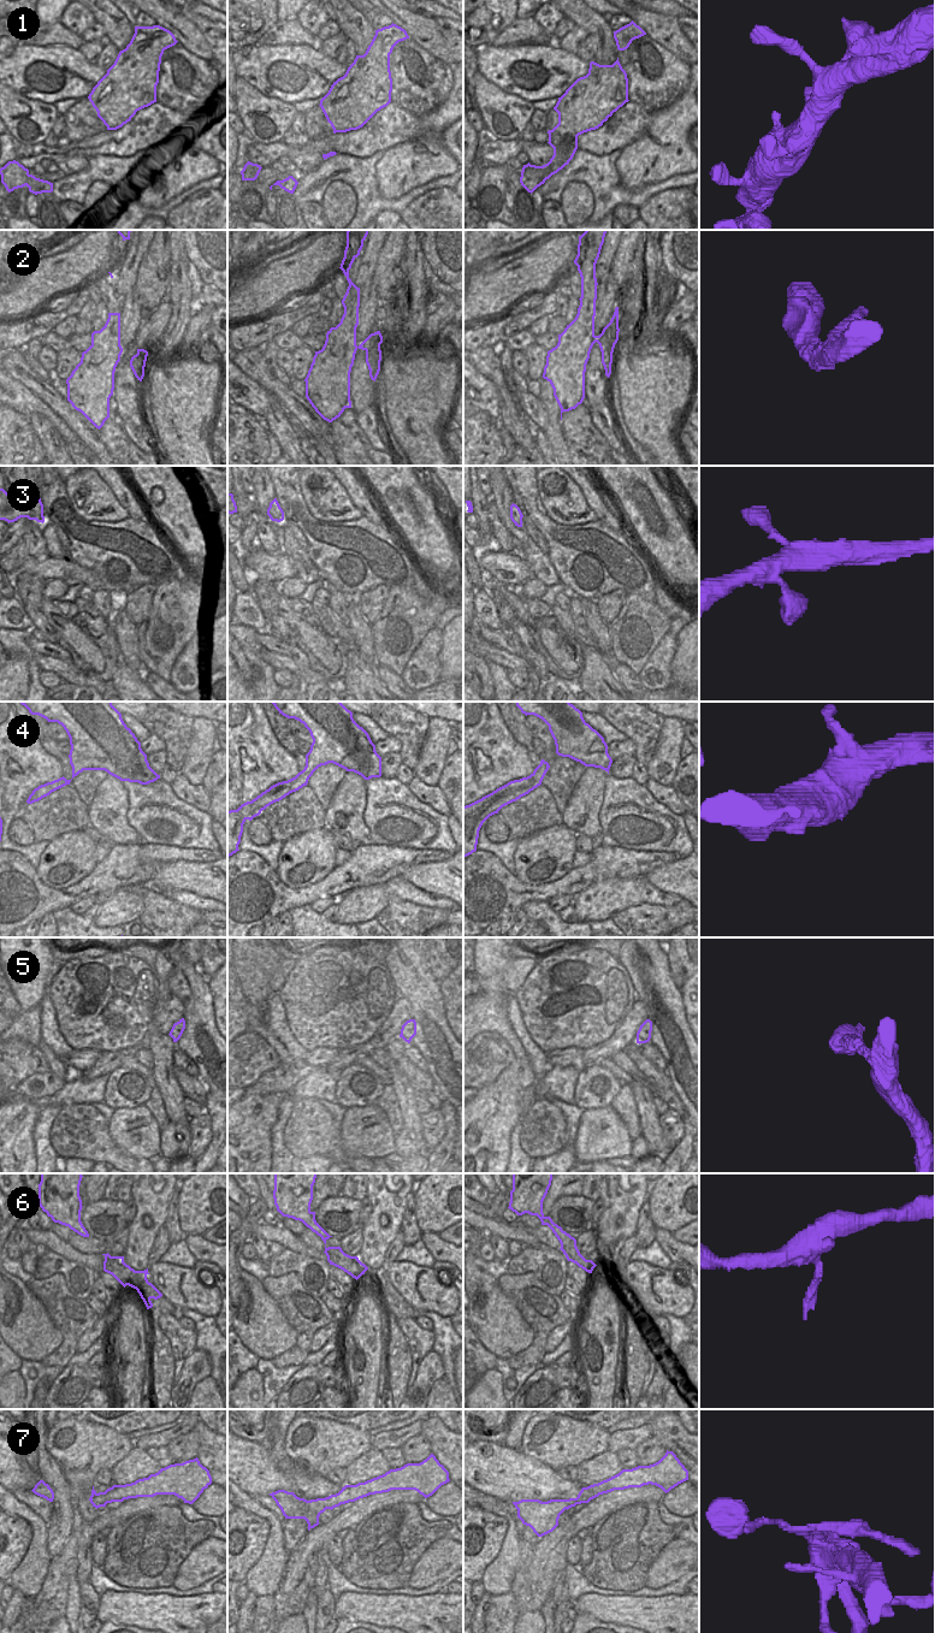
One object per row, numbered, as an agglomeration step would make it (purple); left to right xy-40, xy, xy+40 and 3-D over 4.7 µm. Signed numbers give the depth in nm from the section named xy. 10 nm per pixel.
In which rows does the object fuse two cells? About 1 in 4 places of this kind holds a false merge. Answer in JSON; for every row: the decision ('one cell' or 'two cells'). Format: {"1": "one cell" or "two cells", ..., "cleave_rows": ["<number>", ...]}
{"1": "one cell", "2": "one cell", "3": "one cell", "4": "one cell", "5": "one cell", "6": "one cell", "7": "one cell", "cleave_rows": []}

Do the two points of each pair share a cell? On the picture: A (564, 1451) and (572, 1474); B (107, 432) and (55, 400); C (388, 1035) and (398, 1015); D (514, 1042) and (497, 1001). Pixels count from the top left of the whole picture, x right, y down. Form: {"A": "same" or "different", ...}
{"A": "different", "B": "different", "C": "same", "D": "same"}

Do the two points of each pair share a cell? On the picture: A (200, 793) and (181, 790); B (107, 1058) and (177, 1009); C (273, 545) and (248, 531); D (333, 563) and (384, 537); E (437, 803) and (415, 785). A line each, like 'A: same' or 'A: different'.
A: same
B: same
C: different
D: same
E: same

